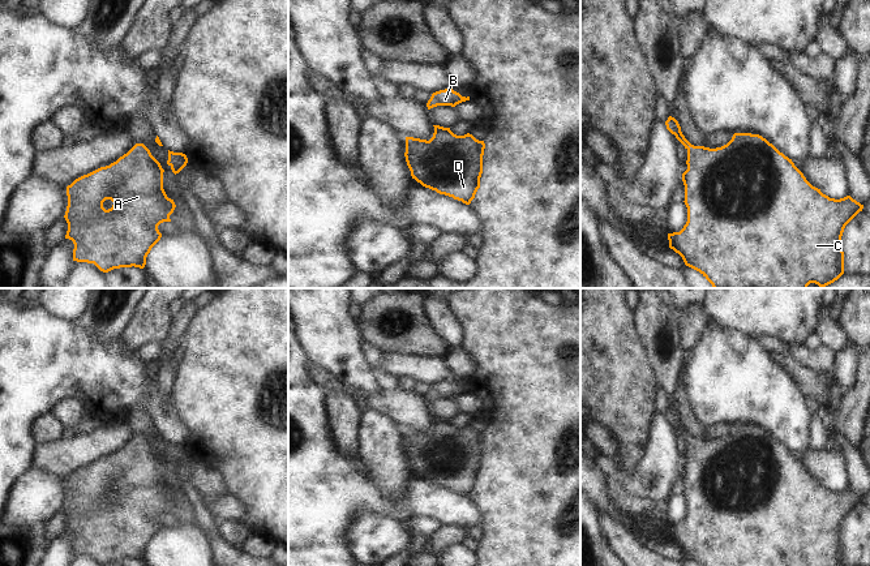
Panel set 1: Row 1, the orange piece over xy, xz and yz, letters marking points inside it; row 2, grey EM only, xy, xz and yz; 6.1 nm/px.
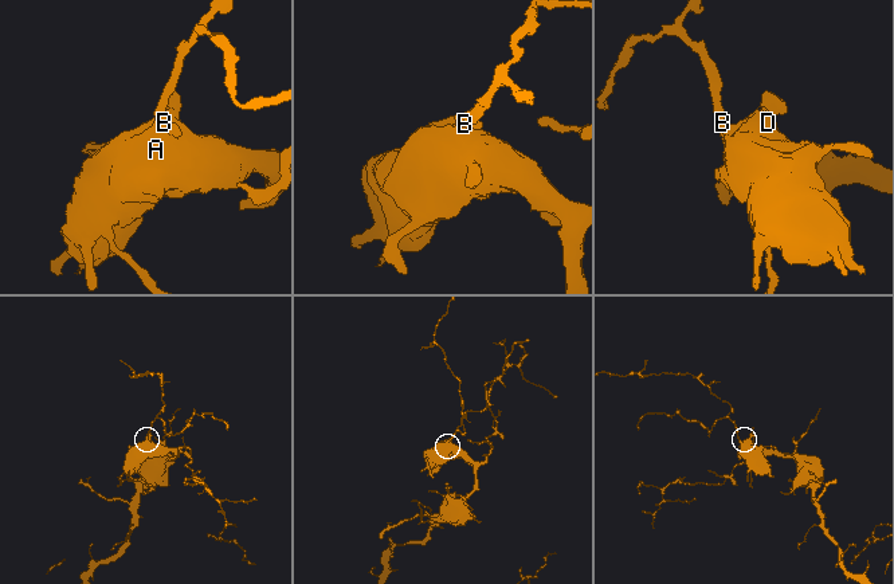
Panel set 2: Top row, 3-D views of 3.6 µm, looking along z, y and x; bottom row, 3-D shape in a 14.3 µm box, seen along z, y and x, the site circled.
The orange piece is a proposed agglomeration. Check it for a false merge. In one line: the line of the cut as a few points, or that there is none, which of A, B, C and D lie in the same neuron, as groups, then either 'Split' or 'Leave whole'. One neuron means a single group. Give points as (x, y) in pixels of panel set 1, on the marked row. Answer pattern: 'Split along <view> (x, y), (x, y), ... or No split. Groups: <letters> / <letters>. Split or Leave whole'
No split. Groups: A B C D. Leave whole

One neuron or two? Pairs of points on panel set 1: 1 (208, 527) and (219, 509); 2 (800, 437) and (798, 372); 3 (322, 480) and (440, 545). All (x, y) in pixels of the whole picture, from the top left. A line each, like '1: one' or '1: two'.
1: two
2: two
3: two

